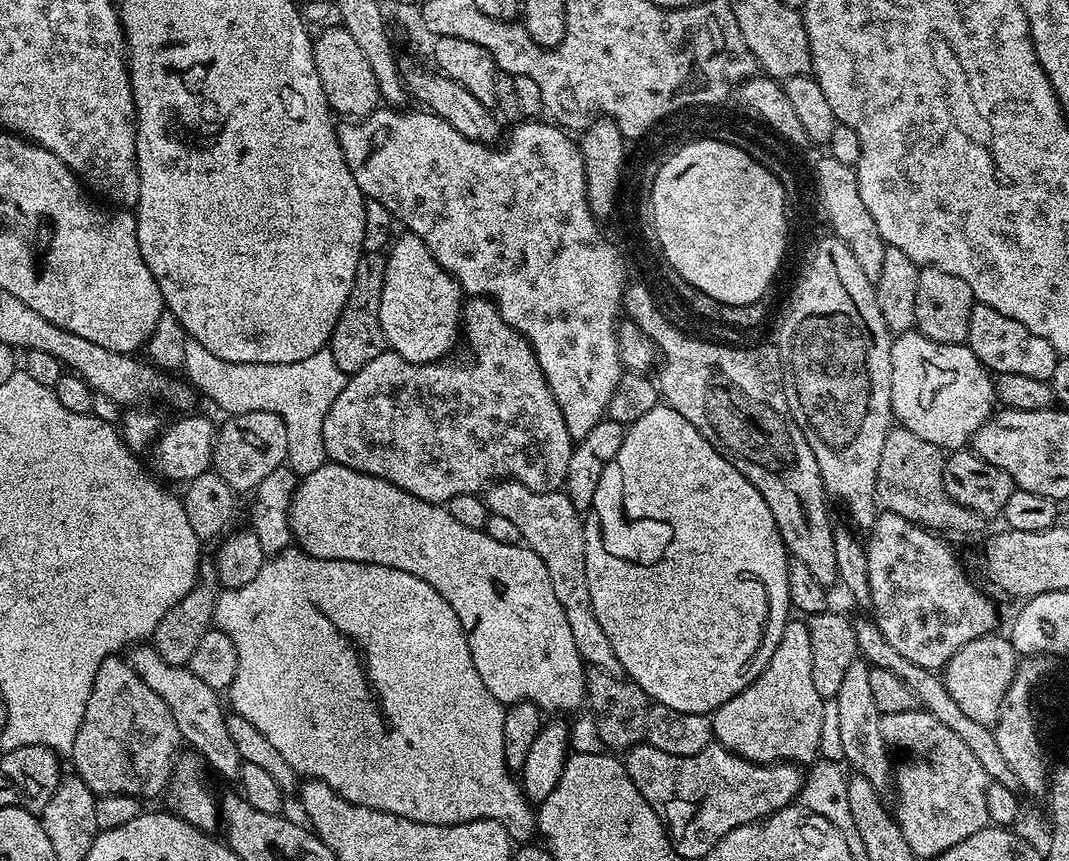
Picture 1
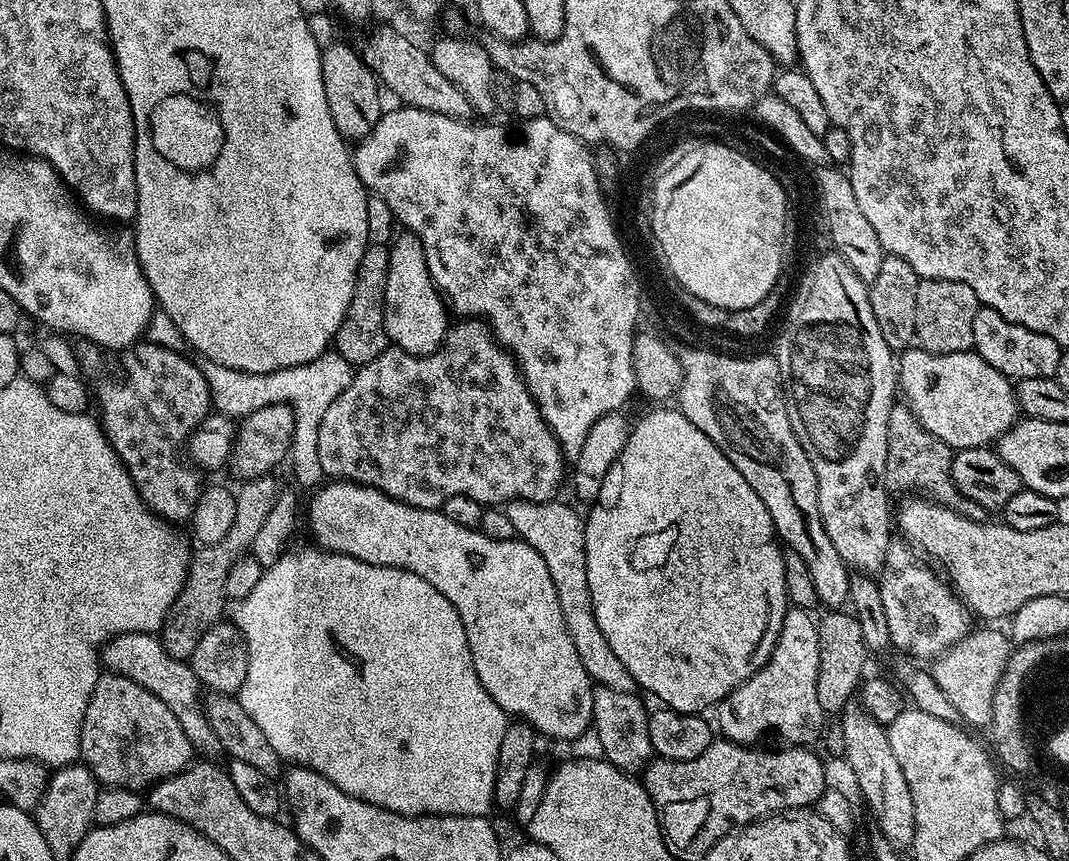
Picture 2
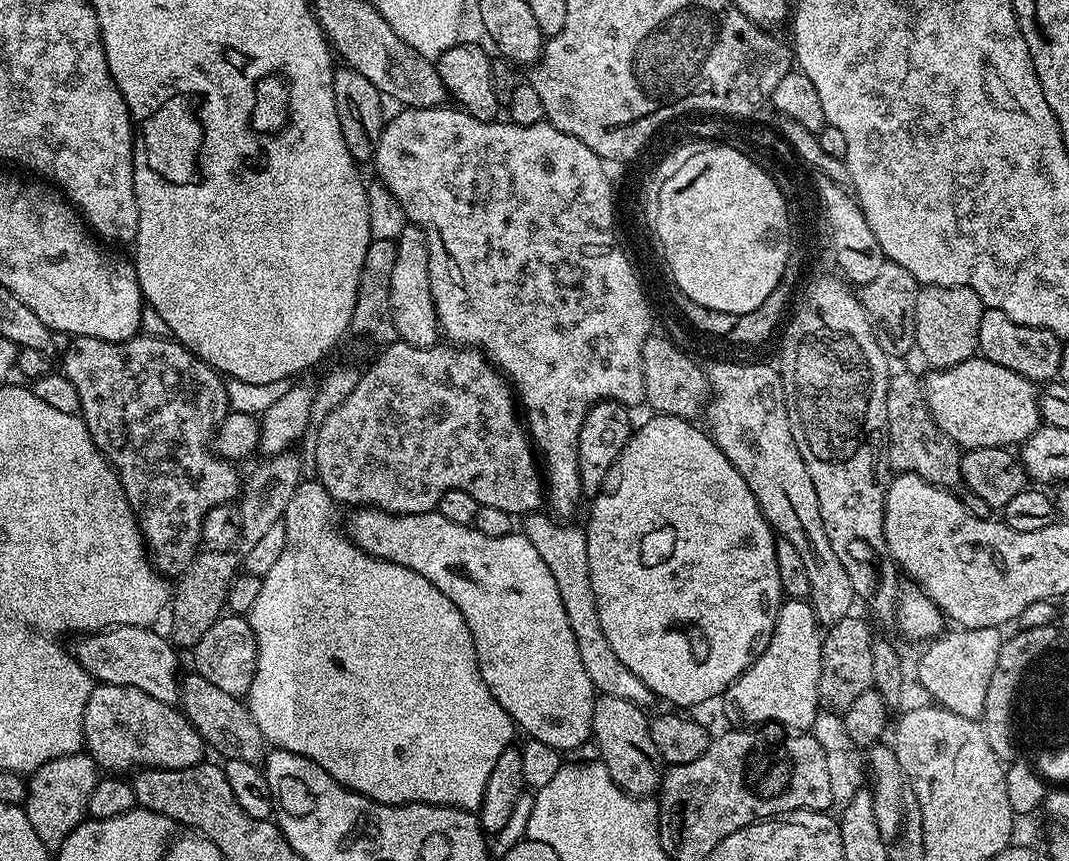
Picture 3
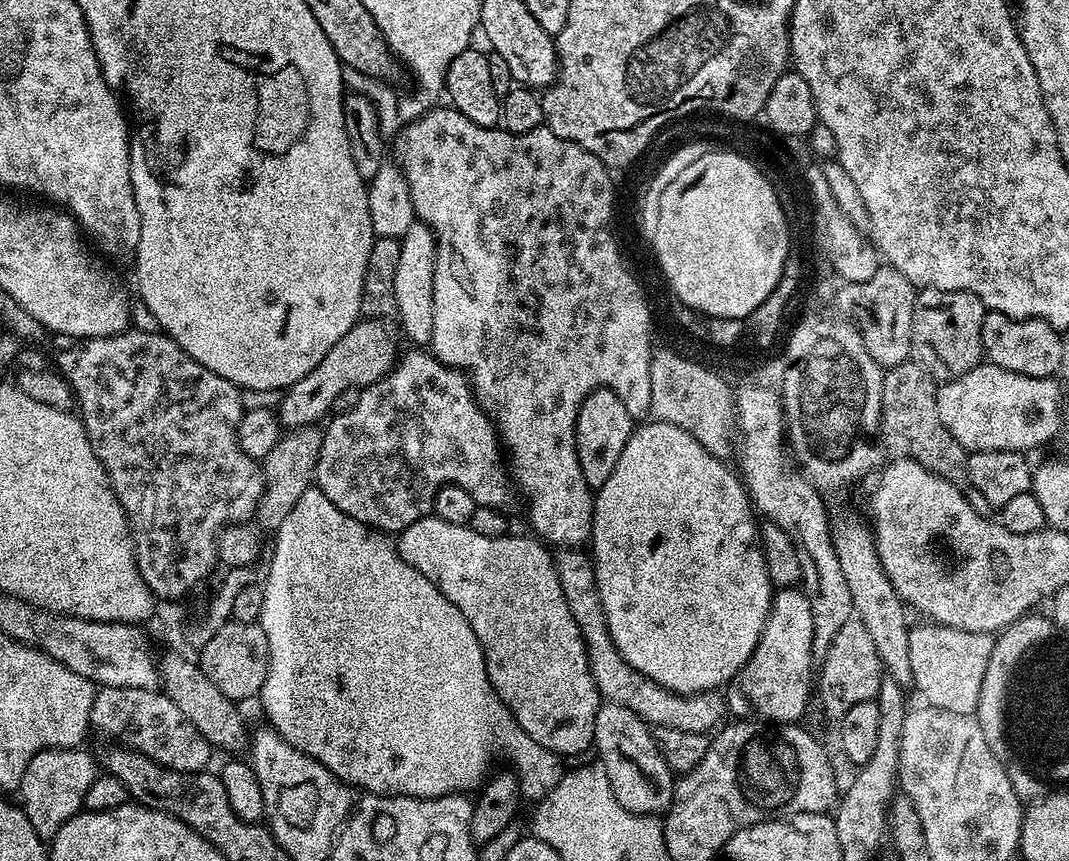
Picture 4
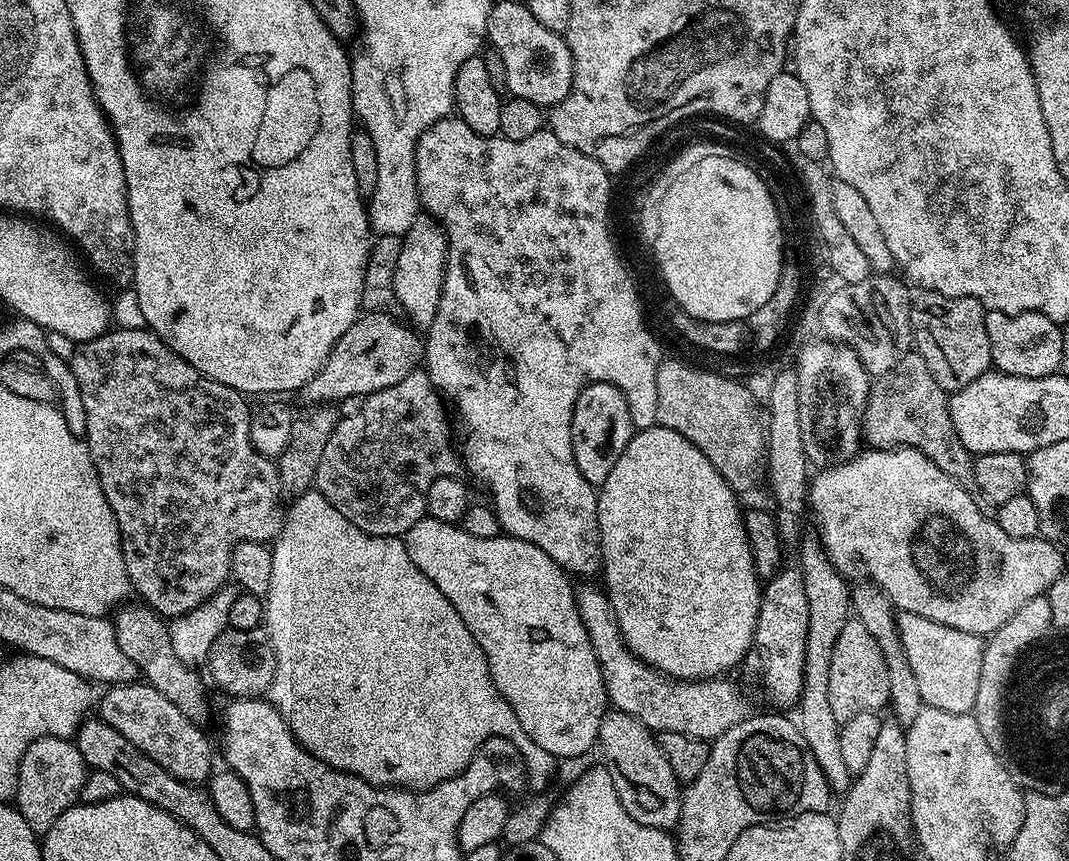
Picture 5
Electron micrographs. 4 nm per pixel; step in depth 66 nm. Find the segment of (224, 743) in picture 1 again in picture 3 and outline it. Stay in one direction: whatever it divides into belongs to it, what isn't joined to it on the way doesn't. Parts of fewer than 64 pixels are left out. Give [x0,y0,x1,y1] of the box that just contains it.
[74,626,181,705]

